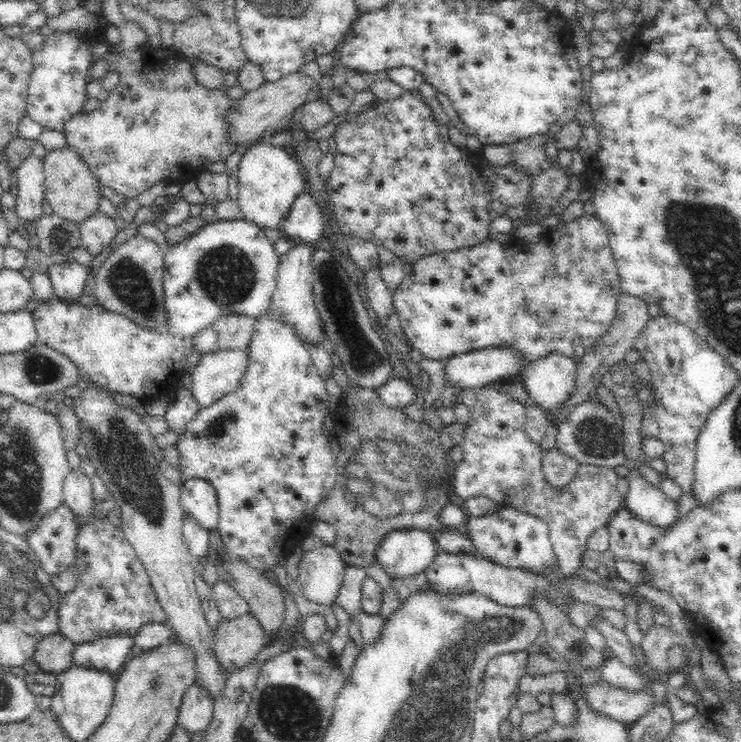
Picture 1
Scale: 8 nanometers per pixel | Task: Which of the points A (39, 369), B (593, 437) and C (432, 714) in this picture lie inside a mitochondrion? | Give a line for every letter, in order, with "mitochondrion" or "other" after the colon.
A: mitochondrion
B: mitochondrion
C: mitochondrion

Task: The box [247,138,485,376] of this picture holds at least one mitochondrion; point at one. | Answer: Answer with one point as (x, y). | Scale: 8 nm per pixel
(363, 356)

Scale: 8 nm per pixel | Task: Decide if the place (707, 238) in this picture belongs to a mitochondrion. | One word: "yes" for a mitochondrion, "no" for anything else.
yes

